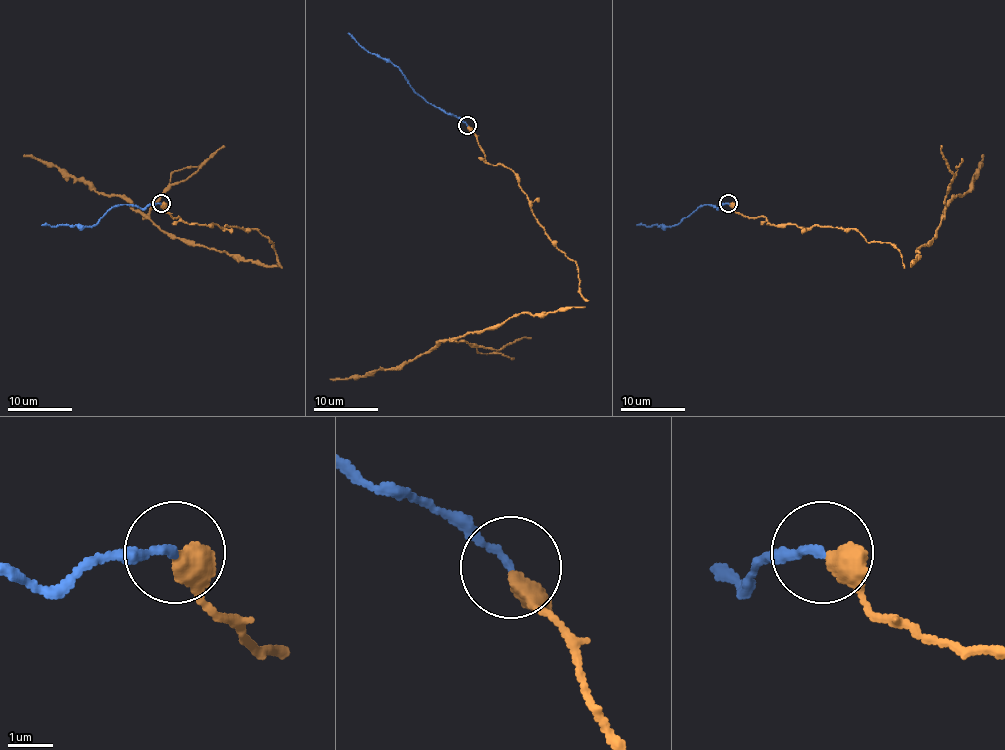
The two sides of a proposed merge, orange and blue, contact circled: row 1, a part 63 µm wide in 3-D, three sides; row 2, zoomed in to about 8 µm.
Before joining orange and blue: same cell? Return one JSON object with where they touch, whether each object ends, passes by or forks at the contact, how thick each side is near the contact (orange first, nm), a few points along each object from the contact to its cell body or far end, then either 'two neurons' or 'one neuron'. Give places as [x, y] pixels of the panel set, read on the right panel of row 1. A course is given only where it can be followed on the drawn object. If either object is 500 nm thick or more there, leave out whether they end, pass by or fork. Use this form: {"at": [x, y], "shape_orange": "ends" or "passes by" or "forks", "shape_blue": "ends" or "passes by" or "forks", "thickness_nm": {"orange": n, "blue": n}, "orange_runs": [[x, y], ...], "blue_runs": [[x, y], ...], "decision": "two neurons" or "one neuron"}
{"at": [728, 203], "thickness_nm": {"orange": 500, "blue": 160}, "orange_runs": [[729, 204], [771, 225], [856, 230], [868, 242], [889, 242], [910, 267], [944, 210], [973, 183], [982, 155]], "blue_runs": [[729, 204], [721, 204], [716, 209], [705, 204], [671, 226], [637, 225]], "decision": "two neurons"}

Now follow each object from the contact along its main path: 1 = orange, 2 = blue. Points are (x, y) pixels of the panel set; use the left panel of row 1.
1: (160, 204), (188, 223), (257, 230), (273, 242), (278, 267), (168, 236), (118, 196), (23, 155)
2: (160, 204), (149, 204), (142, 209), (118, 204), (91, 226), (41, 225)

